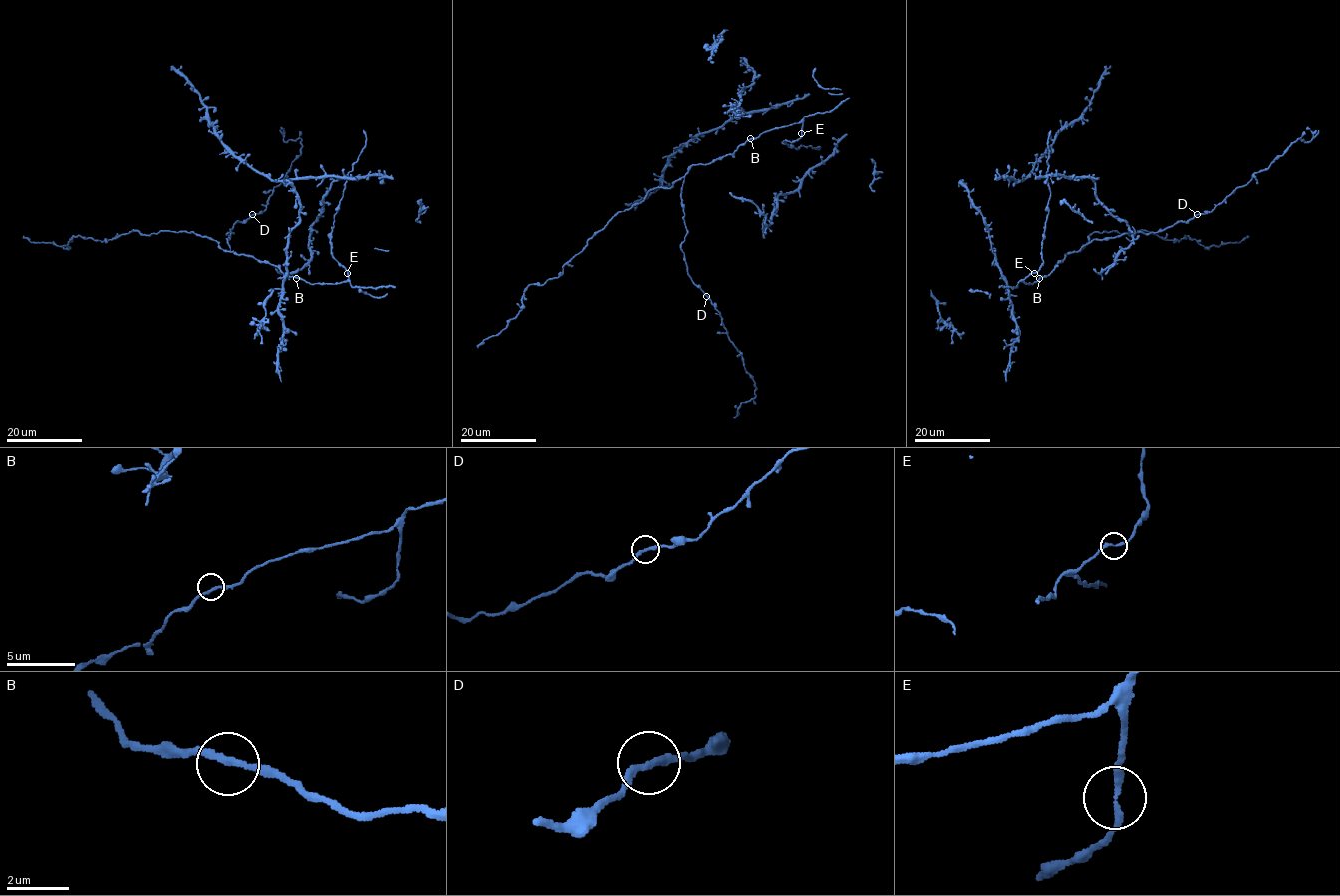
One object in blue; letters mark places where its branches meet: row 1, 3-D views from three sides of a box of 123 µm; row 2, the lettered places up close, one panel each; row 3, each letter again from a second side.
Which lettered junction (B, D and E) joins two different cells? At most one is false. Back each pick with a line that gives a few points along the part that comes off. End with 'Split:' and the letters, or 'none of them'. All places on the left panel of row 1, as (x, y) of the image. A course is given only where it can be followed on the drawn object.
Split: none of them

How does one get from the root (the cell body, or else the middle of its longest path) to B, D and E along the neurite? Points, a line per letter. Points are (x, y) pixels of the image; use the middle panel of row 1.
B: (774, 129), (750, 138)
D: (774, 129), (731, 154), (692, 164), (684, 178), (687, 234), (681, 249), (691, 281), (706, 296)
E: (774, 129), (801, 122), (801, 132)

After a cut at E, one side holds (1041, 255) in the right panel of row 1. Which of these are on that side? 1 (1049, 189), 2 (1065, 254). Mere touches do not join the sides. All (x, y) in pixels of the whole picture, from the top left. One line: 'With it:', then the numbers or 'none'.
With it: 1

